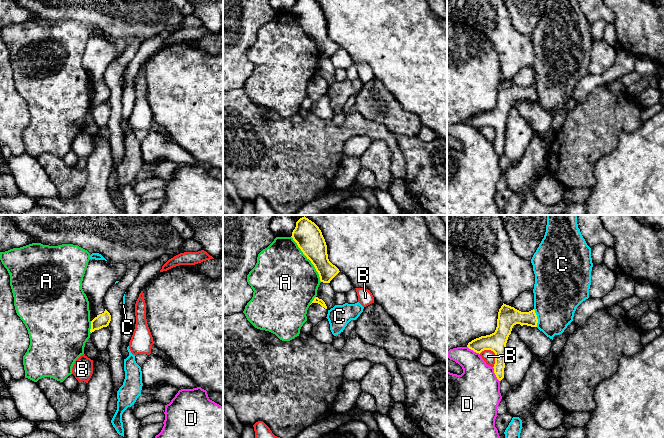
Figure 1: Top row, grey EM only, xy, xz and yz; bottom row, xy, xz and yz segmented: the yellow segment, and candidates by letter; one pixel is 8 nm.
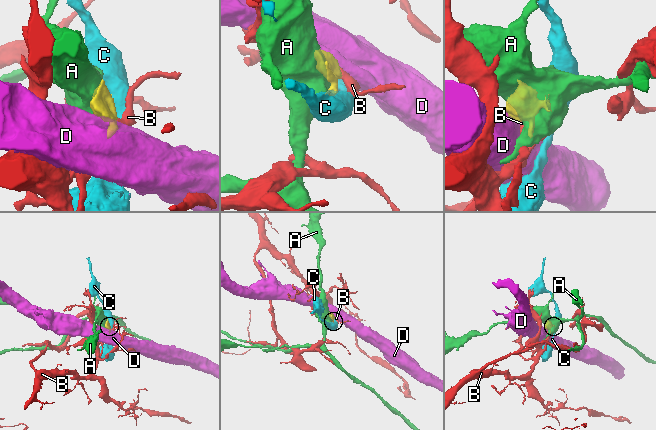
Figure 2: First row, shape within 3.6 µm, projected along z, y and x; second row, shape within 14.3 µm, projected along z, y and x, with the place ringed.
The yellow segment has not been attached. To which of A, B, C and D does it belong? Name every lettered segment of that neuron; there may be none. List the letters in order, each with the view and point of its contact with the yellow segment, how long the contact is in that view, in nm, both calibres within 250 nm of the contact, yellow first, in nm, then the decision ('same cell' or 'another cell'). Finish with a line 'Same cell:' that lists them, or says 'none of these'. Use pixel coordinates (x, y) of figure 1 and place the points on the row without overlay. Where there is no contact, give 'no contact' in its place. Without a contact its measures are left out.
A: xz (308, 34) | 440 nm | 220/480 nm | another cell
B: yz (495, 130) | 170 nm | 160/100 nm | another cell
C: yz (536, 94) | 150 nm | 170/360 nm | another cell
D: yz (495, 150) | 130 nm | 140/400 nm | another cell
Same cell: none of these

